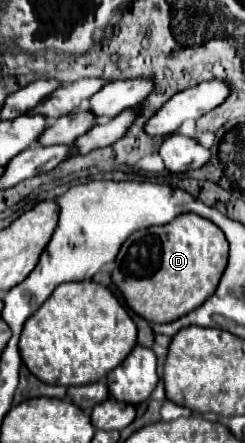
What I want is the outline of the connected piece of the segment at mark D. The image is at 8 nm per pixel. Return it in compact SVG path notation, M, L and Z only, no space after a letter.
M178 214L164 226L128 236L116 256L112 282L138 316L148 322L172 322L196 310L214 294L226 264L228 242L222 230L202 216Z

